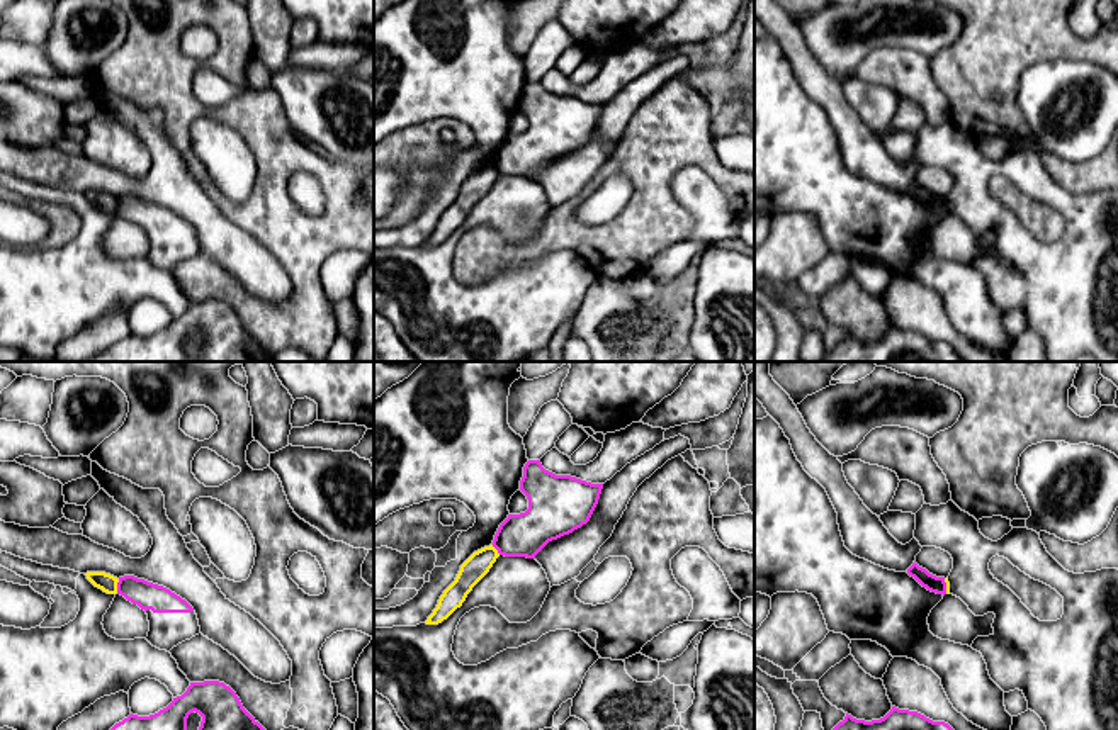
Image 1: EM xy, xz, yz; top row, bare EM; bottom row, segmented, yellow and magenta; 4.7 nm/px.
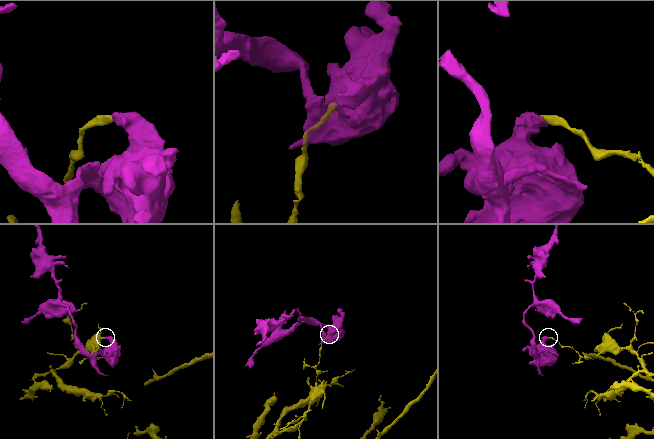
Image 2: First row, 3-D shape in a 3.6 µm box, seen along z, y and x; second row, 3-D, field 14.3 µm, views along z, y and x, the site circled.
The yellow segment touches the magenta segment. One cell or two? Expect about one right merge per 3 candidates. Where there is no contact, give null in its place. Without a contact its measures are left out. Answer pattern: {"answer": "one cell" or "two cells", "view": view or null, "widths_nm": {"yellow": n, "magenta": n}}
{"answer": "two cells", "view": "xy", "widths_nm": {"yellow": 90, "magenta": 130}}

